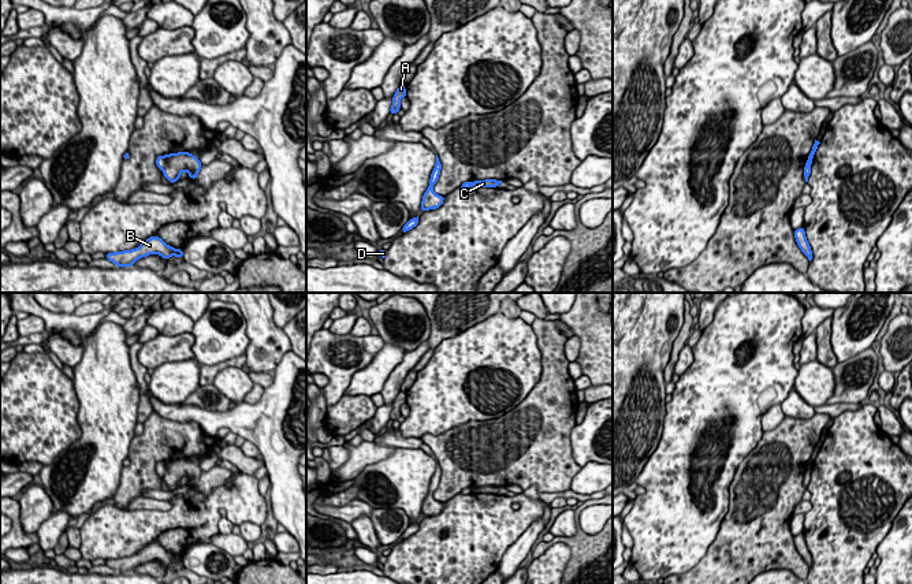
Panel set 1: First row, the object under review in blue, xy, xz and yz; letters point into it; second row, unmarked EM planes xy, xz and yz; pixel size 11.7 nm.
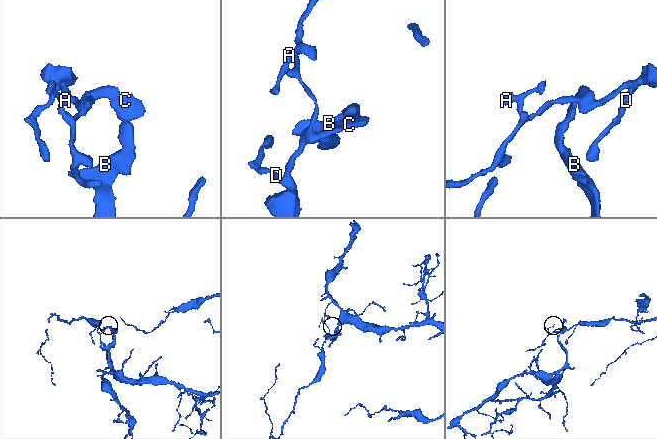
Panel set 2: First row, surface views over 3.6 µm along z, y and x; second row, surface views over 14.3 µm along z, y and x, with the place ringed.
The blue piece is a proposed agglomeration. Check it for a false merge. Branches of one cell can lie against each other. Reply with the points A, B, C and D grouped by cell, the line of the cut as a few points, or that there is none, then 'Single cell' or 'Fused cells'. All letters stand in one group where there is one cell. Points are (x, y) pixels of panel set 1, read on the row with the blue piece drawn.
Groups: A D / B C. Split along xy (166, 156), (166, 164), (162, 168). Fused cells

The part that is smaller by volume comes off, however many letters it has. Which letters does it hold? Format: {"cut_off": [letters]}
{"cut_off": ["A", "D"]}

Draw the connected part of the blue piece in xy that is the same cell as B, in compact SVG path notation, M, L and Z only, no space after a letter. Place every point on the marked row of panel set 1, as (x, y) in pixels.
M150 237L138 248L131 250L107 253L105 258L112 261L116 267L133 267L133 264L141 257L155 253L160 254L163 260L167 260L171 256L183 258L183 249L174 249L159 237Z

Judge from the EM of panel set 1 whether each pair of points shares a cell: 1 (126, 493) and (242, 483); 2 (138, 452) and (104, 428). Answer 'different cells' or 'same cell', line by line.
1: different cells
2: different cells

